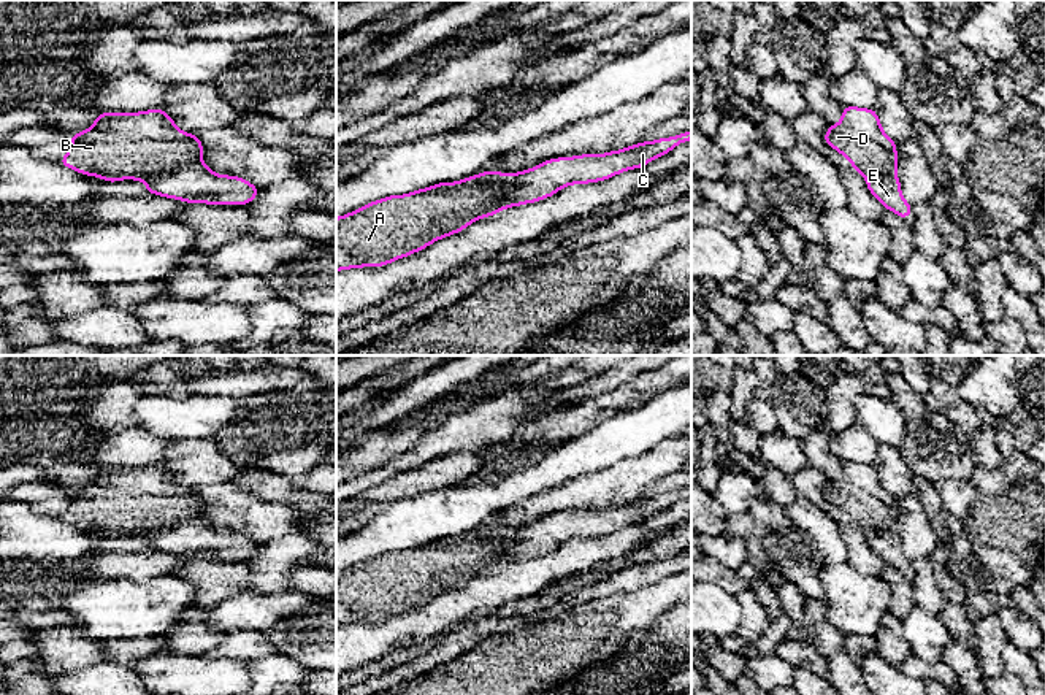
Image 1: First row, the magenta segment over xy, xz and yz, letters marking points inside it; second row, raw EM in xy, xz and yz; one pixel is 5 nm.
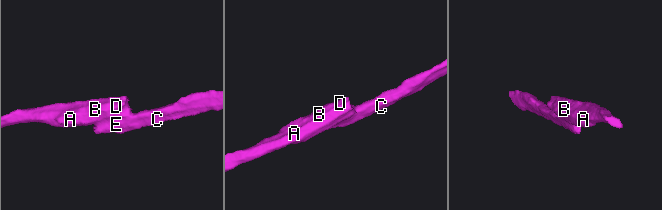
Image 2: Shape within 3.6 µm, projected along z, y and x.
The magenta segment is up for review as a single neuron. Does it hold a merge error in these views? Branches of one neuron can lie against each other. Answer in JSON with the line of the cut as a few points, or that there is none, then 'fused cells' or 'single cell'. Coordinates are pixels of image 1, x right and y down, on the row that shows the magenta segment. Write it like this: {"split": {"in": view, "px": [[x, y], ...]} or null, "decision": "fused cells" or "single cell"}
{"split": {"in": "xy", "px": [[199, 159], [164, 172], [146, 183]]}, "decision": "fused cells"}

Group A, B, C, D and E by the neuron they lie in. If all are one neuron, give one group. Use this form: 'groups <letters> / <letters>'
groups A B D / C E

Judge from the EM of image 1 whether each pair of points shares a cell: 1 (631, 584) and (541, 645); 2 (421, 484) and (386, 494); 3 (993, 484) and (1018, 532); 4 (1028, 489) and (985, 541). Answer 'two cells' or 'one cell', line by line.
1: two cells
2: one cell
3: one cell
4: one cell

